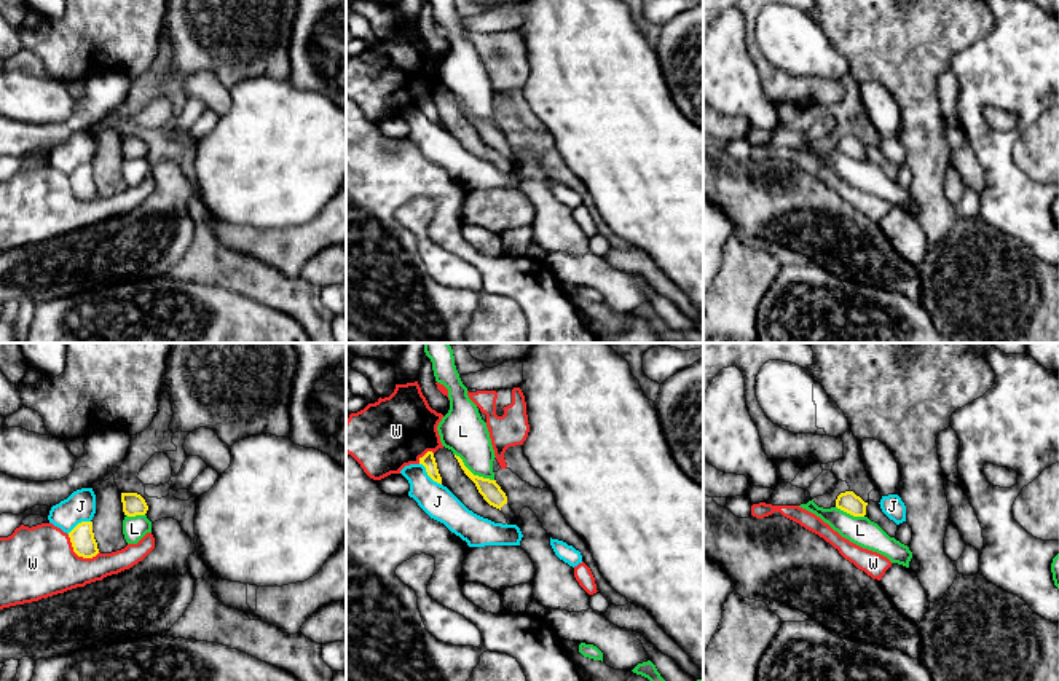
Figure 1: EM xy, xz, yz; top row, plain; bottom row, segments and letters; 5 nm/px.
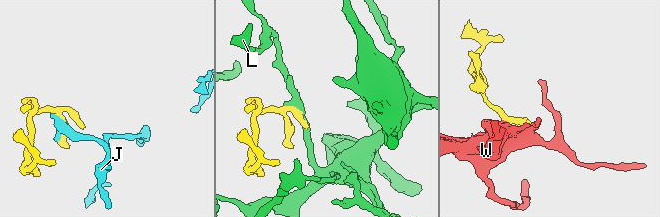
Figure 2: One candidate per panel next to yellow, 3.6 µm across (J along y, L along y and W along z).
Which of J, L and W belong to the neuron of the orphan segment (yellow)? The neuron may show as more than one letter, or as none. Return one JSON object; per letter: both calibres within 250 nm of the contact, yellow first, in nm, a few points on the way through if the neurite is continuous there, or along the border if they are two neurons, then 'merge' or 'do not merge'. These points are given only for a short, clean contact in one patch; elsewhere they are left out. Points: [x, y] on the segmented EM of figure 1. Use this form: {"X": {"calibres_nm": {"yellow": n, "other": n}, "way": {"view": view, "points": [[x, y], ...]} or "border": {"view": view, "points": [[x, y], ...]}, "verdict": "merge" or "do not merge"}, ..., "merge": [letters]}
{"J": {"calibres_nm": {"yellow": 70, "other": 170}, "verdict": "do not merge"}, "L": {"calibres_nm": {"yellow": 100, "other": 240}, "verdict": "do not merge"}, "W": {"calibres_nm": {"yellow": 120, "other": 360}, "verdict": "do not merge"}, "merge": []}

